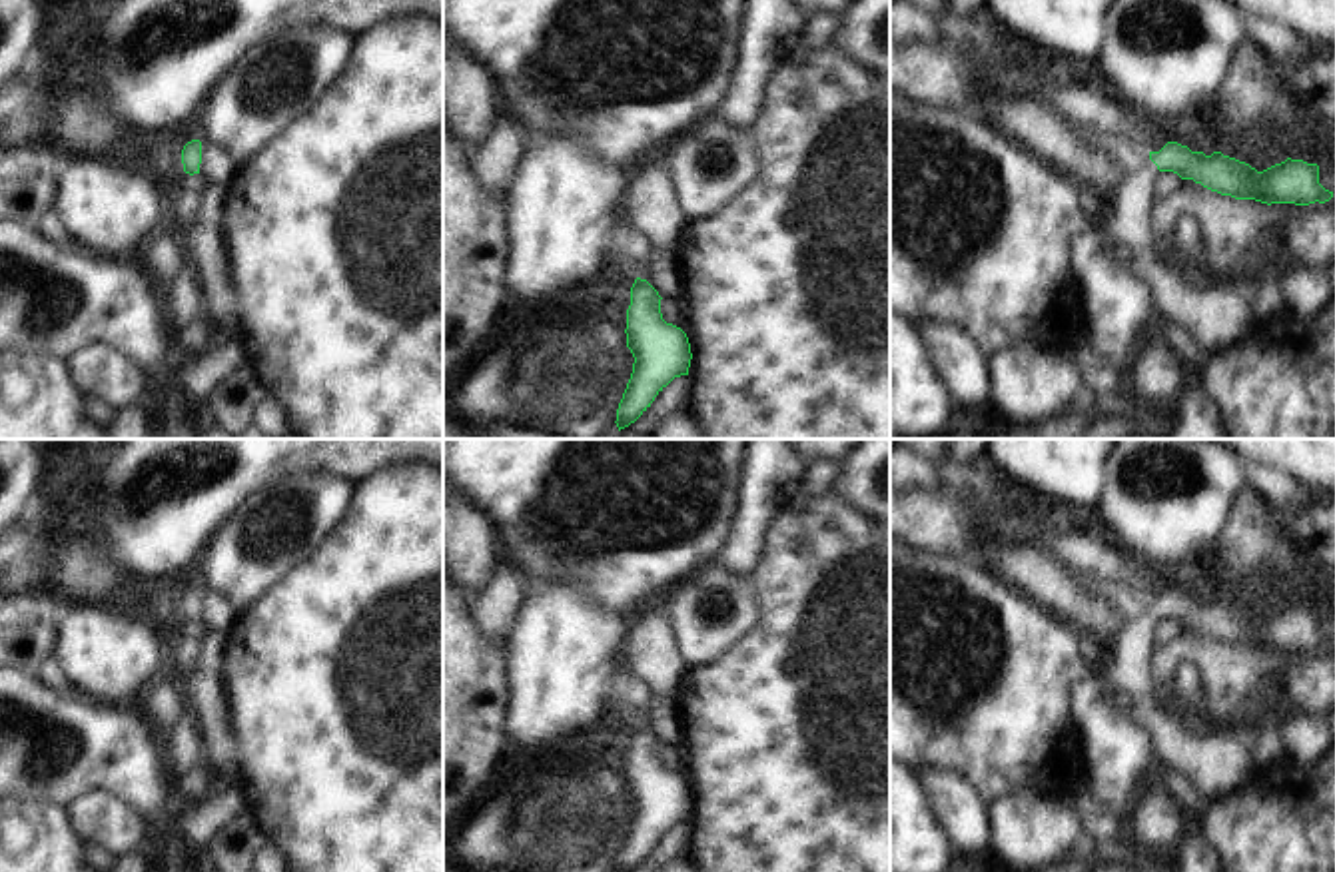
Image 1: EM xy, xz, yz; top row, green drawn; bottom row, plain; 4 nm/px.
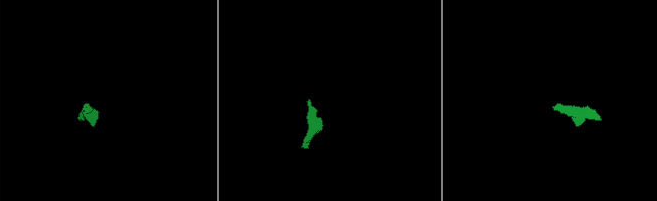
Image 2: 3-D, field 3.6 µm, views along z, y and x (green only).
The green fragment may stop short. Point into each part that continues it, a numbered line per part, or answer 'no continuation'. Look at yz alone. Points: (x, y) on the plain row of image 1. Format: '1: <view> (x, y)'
1: yz (1218, 763)

